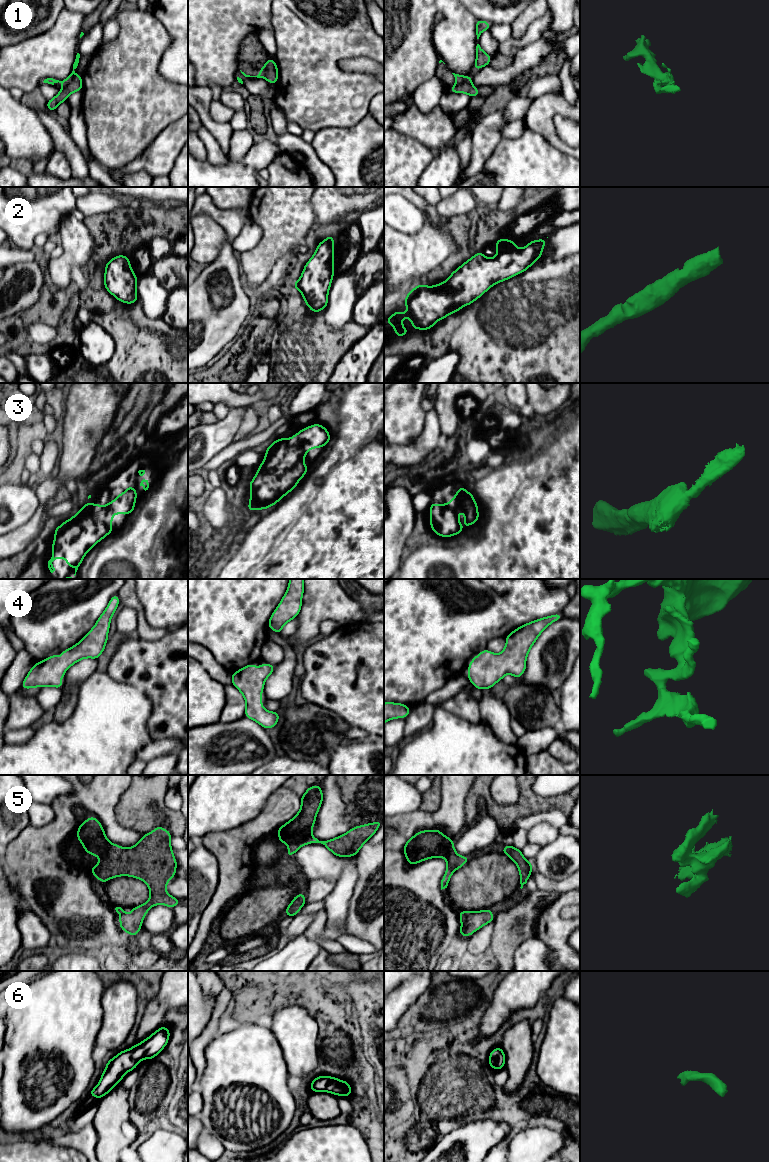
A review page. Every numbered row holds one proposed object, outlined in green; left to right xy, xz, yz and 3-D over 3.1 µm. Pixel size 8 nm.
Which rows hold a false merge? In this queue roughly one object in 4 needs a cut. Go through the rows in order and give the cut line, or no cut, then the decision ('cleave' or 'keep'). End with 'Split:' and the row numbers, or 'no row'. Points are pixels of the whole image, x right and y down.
1: cut xy (75, 73), (63, 87); cleave
2: cut none; keep
3: cut none; keep
4: cut none; keep
5: cut none; keep
6: cut none; keep
Split: 1

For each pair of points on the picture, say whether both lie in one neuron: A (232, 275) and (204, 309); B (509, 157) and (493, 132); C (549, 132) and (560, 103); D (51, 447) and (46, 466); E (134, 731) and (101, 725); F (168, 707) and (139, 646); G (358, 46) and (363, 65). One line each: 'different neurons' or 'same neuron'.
A: same neuron
B: different neurons
C: same neuron
D: same neuron
E: same neuron
F: same neuron
G: different neurons

